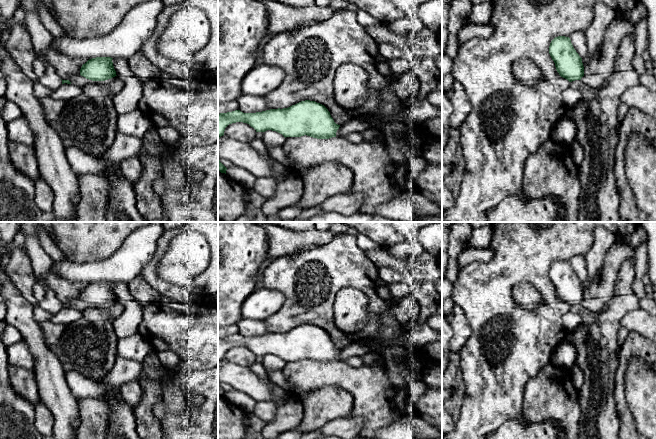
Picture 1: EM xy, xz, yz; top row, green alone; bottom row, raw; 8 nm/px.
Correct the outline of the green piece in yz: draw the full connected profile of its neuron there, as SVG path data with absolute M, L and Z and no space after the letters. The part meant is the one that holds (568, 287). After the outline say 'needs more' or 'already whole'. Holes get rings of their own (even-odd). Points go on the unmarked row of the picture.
M555 261L549 270L549 278L559 299L569 306L584 300L582 282L574 273L569 261Z | already whole

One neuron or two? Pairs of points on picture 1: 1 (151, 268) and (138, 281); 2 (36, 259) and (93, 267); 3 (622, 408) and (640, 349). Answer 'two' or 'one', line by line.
1: two
2: two
3: one

